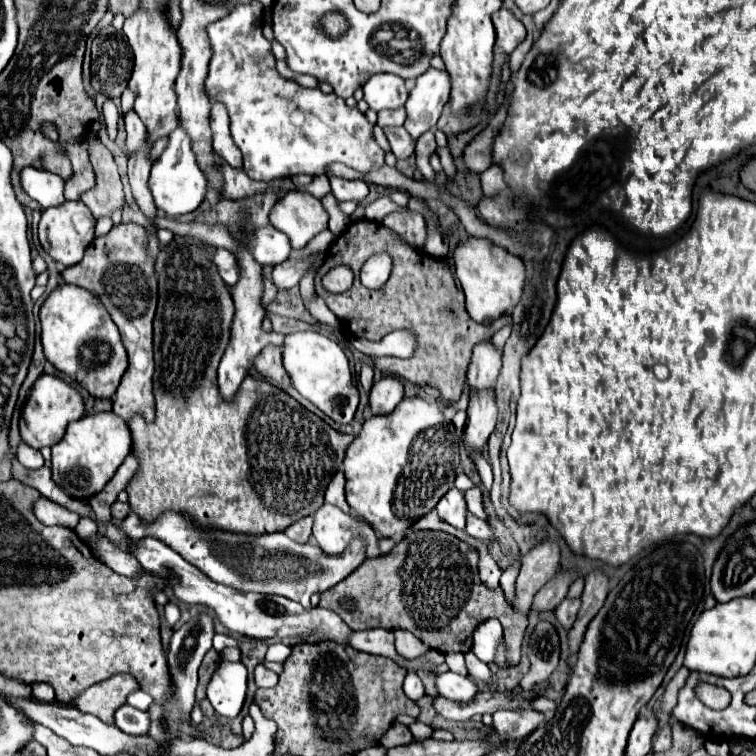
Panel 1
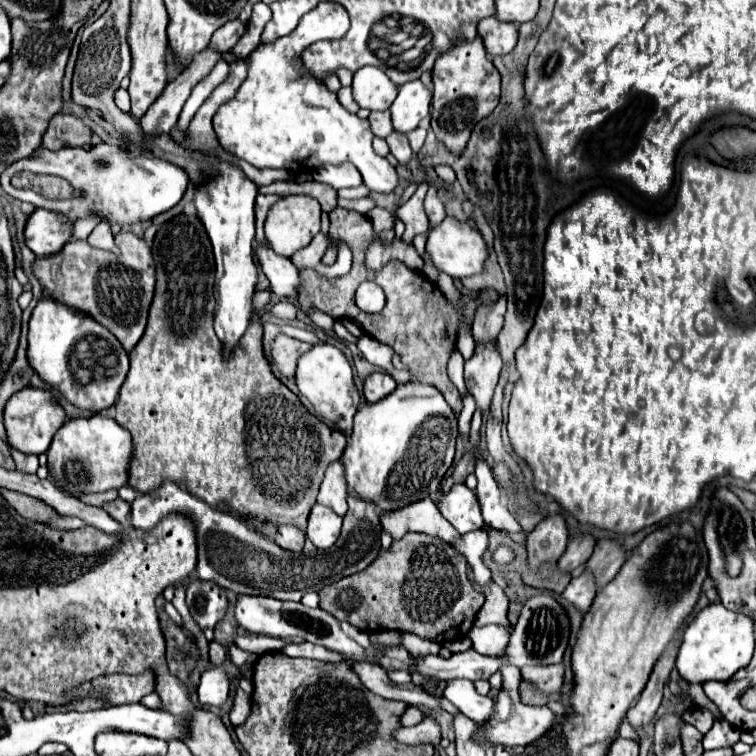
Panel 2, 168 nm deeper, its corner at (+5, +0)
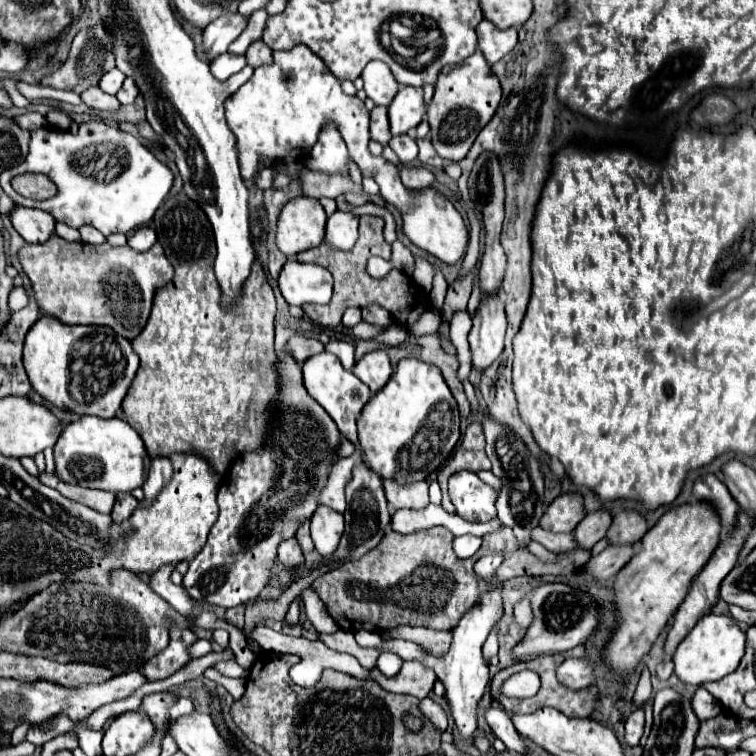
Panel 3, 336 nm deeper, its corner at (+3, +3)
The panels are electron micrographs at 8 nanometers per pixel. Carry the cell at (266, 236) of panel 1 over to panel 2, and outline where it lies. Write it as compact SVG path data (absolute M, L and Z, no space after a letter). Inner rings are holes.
M259 244L255 256L271 282L271 288L279 296L295 296L299 288L299 270L289 258L273 252L267 244Z

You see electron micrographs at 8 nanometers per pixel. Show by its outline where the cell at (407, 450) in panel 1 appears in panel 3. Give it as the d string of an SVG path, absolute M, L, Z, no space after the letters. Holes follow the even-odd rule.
M401 359L391 375L391 381L371 397L365 405L359 421L359 447L365 453L365 463L369 469L379 473L383 479L397 479L399 483L425 481L427 475L437 471L441 463L449 457L451 449L459 439L459 409L457 403L435 365L423 363L419 359Z

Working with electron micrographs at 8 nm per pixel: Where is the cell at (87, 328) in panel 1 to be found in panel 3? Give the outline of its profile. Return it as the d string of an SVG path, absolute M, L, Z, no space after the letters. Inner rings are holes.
M39 317L29 329L23 349L23 363L33 389L51 405L77 415L111 419L139 369L139 357L131 343L111 327L65 325L55 317Z

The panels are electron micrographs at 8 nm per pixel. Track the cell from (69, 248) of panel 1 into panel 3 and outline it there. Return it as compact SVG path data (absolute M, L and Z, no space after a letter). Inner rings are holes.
M15 207L11 213L11 223L15 231L27 243L45 243L55 231L55 219L47 211L29 209L29 207Z

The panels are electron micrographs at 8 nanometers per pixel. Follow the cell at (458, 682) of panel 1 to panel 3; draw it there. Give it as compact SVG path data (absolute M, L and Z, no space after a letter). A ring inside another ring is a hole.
M491 705L491 709L487 711L487 723L491 727L491 731L507 745L509 751L515 753L525 753L527 751L527 743L525 739L515 731L511 717L507 715L507 711L503 711L499 705Z

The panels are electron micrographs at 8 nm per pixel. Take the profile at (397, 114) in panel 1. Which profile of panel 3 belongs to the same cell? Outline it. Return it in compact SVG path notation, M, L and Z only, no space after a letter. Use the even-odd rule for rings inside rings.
M375 107L371 111L371 127L369 127L371 139L381 143L383 147L389 143L391 133L389 133L389 119L387 119L387 107Z

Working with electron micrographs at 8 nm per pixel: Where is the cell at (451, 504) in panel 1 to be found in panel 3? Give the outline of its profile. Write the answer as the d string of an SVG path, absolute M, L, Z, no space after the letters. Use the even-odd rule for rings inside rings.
M459 471L449 479L449 497L457 507L457 515L467 521L489 521L495 513L497 489L489 487L473 471Z

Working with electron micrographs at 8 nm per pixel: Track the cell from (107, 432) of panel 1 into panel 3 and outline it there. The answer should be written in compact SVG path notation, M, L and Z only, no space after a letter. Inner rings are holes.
M83 415L79 421L65 427L55 443L55 473L65 483L77 483L81 487L105 489L113 493L131 493L143 487L145 481L145 445L139 433L123 419L99 419Z

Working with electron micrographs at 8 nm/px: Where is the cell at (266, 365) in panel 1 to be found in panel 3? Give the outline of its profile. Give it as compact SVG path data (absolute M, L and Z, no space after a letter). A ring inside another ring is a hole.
M299 335L291 337L287 345L289 345L293 357L295 357L299 363L303 363L307 357L311 357L311 355L315 355L315 353L321 353L321 351L325 349L321 341L309 339L309 337L299 337Z

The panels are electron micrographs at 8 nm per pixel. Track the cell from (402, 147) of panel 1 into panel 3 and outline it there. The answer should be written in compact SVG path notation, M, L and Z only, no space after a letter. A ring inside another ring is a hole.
M399 135L399 137L393 137L389 141L389 147L395 151L395 155L399 157L401 163L411 163L417 159L417 143L415 139L411 139L409 135Z

